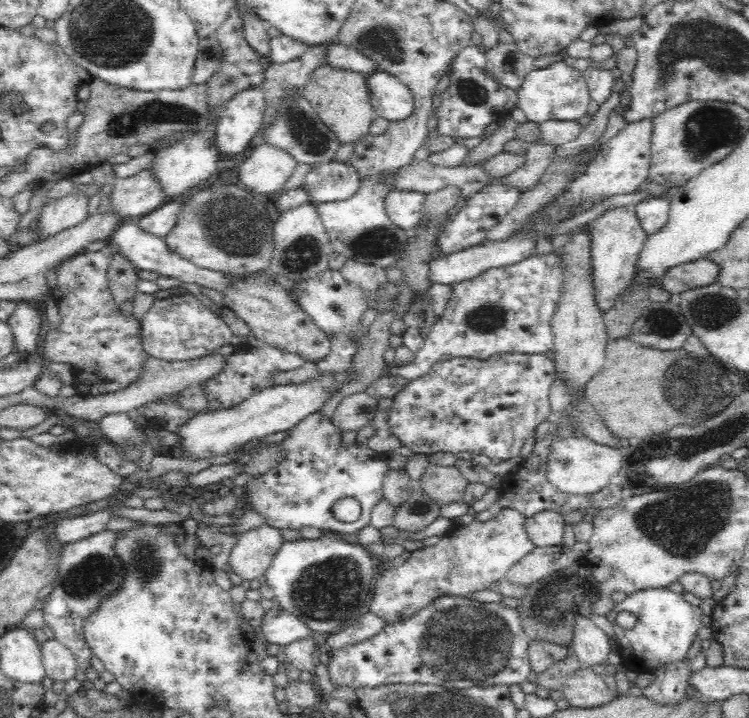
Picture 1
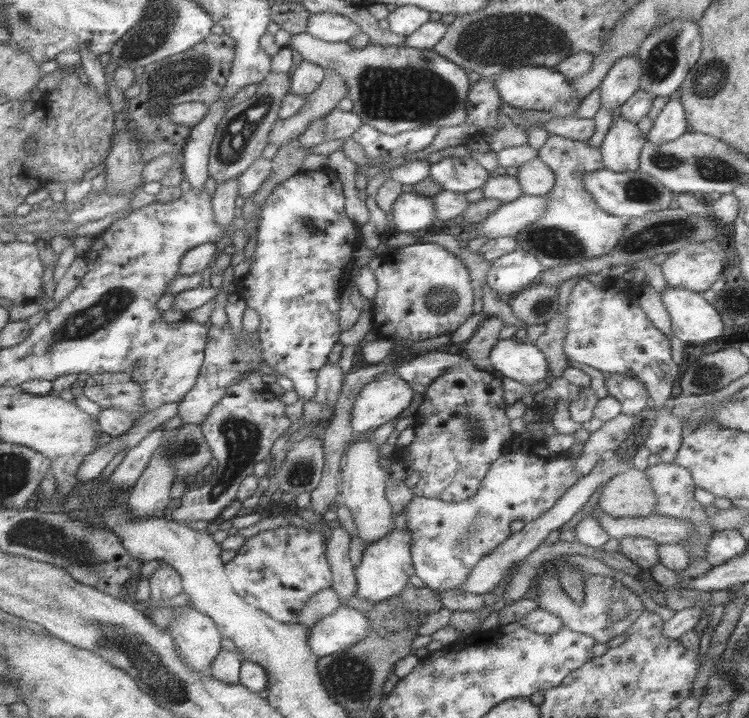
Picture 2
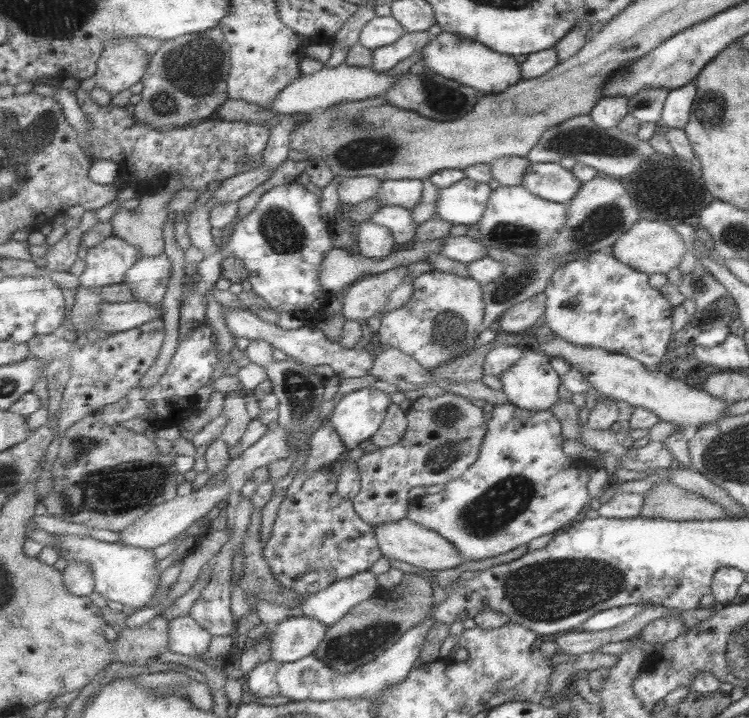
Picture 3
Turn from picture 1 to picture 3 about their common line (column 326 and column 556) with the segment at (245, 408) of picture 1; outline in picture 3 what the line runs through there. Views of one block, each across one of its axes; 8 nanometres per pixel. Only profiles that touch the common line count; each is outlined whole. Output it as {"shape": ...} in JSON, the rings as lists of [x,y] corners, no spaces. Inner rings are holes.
{"shape":[[[536,347],[527,348],[525,354],[508,371],[501,373],[499,380],[510,402],[521,408],[540,411],[550,409],[559,400],[562,378],[553,368],[552,356]]]}

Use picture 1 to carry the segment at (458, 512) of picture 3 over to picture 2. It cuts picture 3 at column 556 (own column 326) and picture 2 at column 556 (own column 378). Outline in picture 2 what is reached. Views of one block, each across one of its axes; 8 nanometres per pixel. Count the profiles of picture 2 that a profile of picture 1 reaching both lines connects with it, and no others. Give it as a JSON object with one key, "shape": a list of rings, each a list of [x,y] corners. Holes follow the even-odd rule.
{"shape":[[[516,434],[505,452],[492,464],[488,476],[481,483],[479,493],[473,498],[461,502],[447,502],[416,494],[402,510],[407,528],[414,534],[412,553],[416,574],[433,590],[459,589],[470,579],[470,574],[481,560],[507,541],[517,526],[541,518],[567,490],[571,490],[573,484],[583,478],[574,472],[575,463],[575,458],[567,459],[565,453],[549,450],[544,440],[529,439],[523,434]]]}

